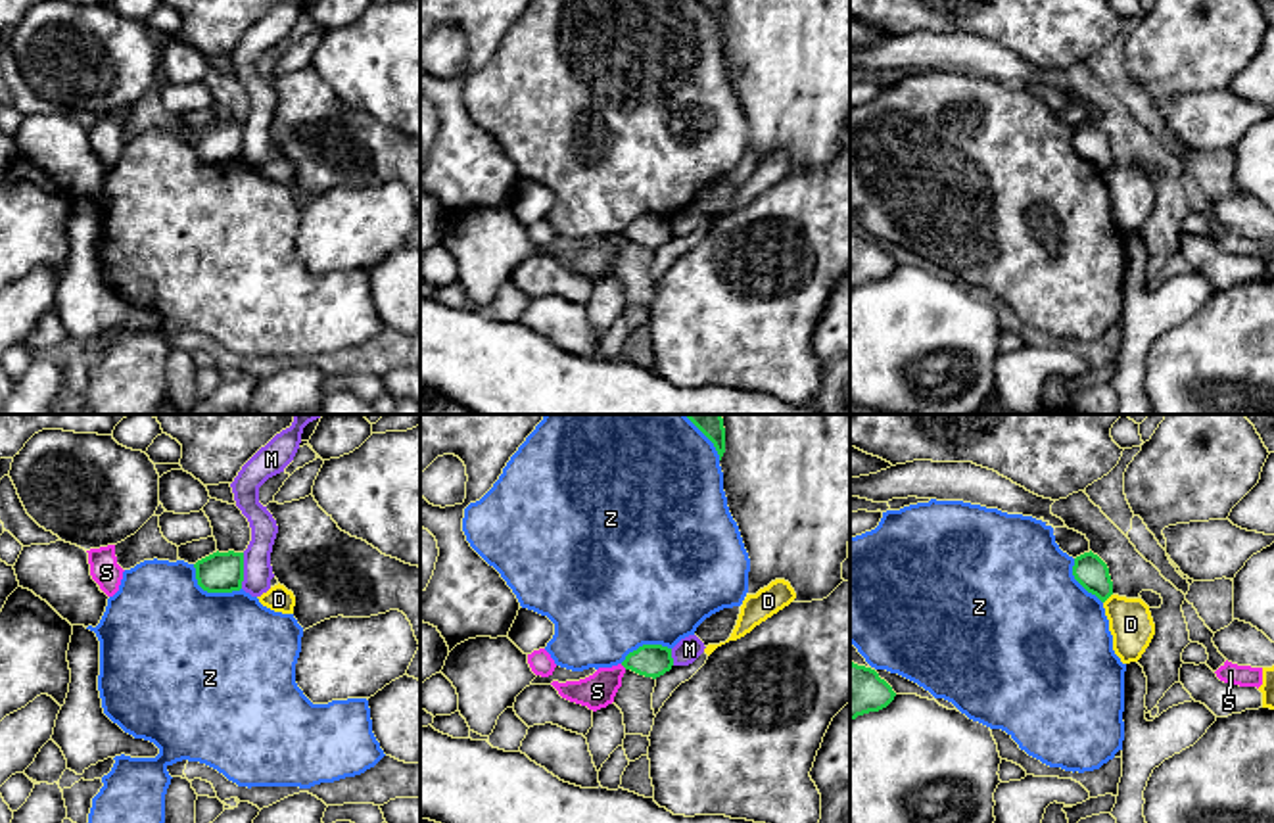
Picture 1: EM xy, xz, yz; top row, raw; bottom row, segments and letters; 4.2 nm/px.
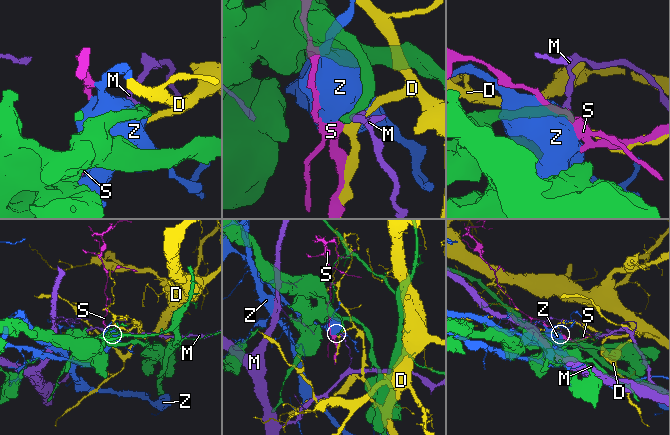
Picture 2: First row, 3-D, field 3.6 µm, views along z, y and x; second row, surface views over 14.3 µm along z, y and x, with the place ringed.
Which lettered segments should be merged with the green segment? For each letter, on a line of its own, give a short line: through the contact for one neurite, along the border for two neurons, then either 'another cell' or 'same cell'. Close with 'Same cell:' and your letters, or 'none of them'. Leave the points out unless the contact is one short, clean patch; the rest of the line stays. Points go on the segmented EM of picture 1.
D: another cell
M: another cell
S: line xz (620, 664), (626, 668); another cell
Z: another cell
Same cell: none of them

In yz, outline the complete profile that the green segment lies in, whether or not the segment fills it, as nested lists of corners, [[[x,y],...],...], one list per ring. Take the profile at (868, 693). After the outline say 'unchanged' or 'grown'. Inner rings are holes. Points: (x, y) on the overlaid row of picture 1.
[[[850,660],[850,721],[886,708],[894,696],[892,687],[875,670]]]; unchanged

